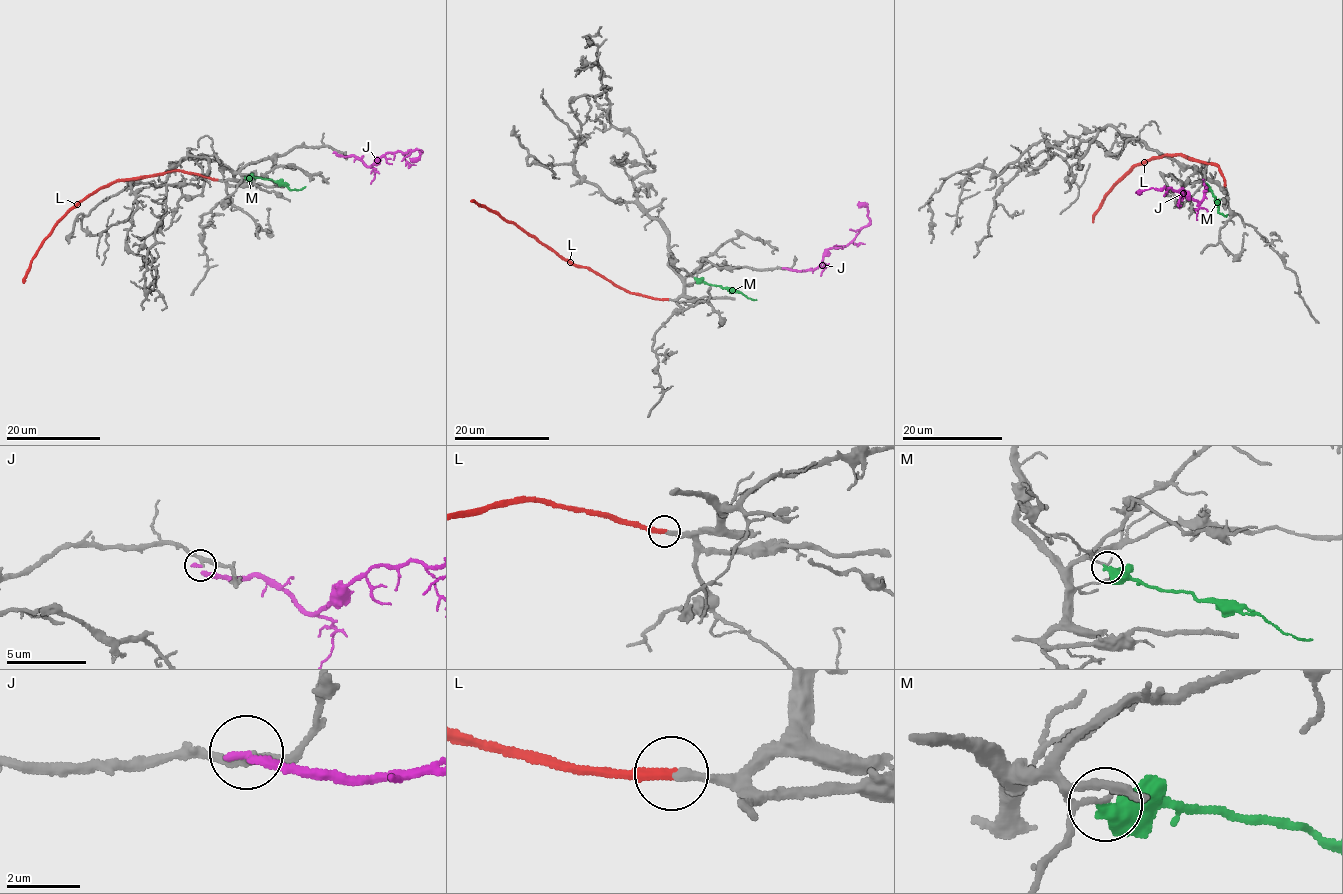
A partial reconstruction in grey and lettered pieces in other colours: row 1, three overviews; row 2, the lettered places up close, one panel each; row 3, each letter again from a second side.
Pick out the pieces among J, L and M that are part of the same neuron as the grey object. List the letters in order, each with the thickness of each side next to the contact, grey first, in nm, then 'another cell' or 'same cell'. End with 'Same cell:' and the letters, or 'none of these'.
J: 240 nm thick on the grey side, 240 nm on the other; another cell
L: 280 nm thick on the grey side, 320 nm on the other; same cell
M: 100 nm thick on the grey side, 550 nm on the other; another cell
Same cell: L

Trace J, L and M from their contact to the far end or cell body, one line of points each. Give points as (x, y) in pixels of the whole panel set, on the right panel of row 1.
J: (1203, 180), (1206, 189), (1200, 201), (1186, 194), (1182, 188), (1135, 192)
L: (1224, 186), (1218, 166), (1181, 153), (1167, 154), (1139, 162), (1132, 168), (1106, 195), (1093, 222)
M: (1205, 186), (1212, 193), (1219, 213), (1227, 214)

